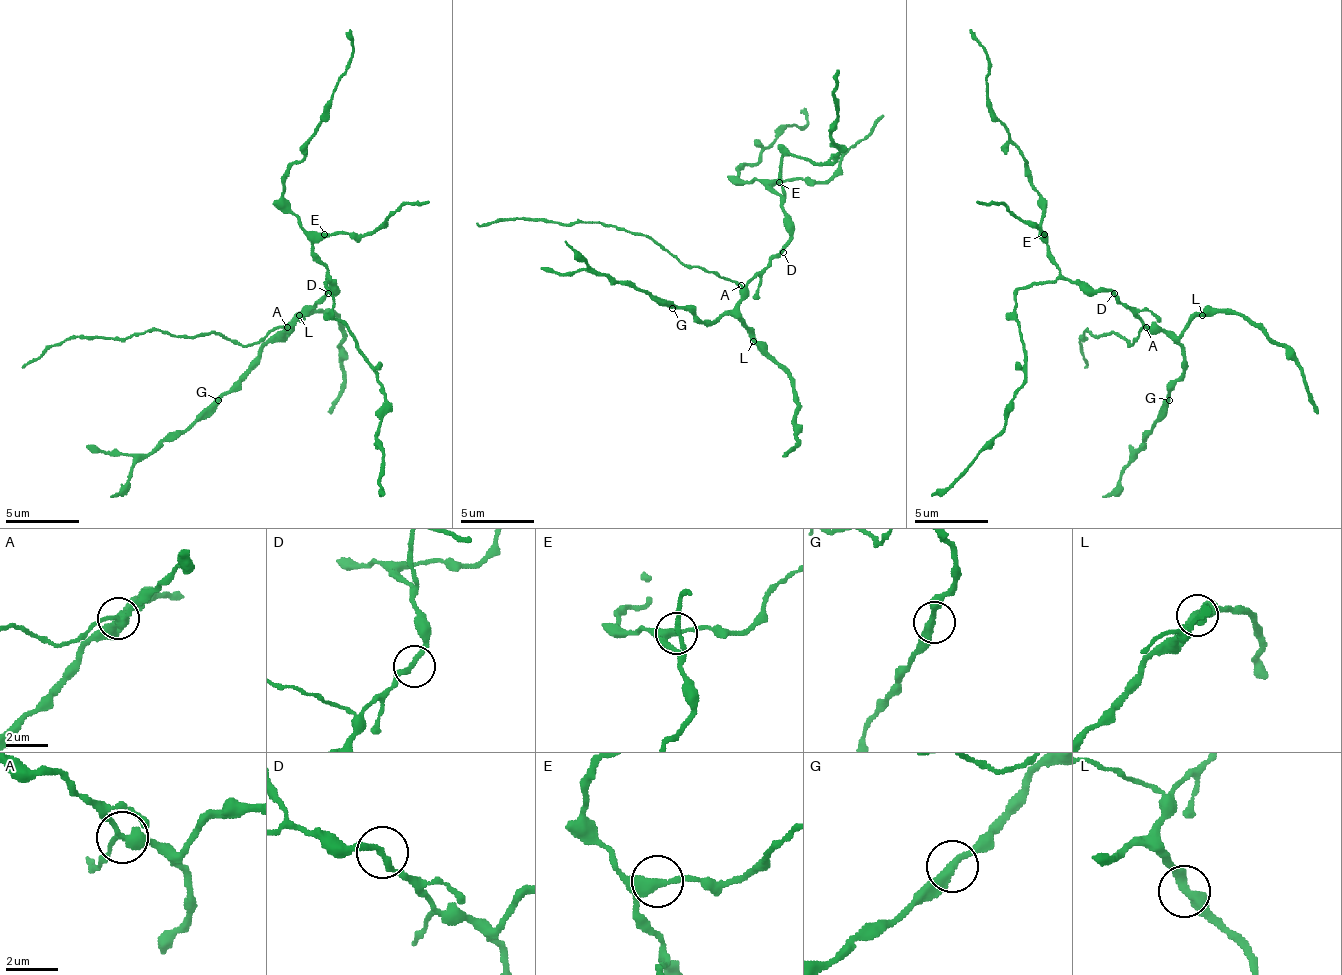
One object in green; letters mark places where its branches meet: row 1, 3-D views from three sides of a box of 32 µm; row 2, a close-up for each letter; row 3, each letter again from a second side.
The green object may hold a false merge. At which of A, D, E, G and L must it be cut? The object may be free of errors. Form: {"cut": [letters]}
{"cut": ["A"]}

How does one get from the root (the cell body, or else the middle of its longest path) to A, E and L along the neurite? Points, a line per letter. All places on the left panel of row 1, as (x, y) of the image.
A: (324, 293), (288, 326)
E: (324, 293), (335, 289), (328, 282), (321, 256), (313, 249), (324, 234)
L: (324, 293), (284, 333), (299, 315)

